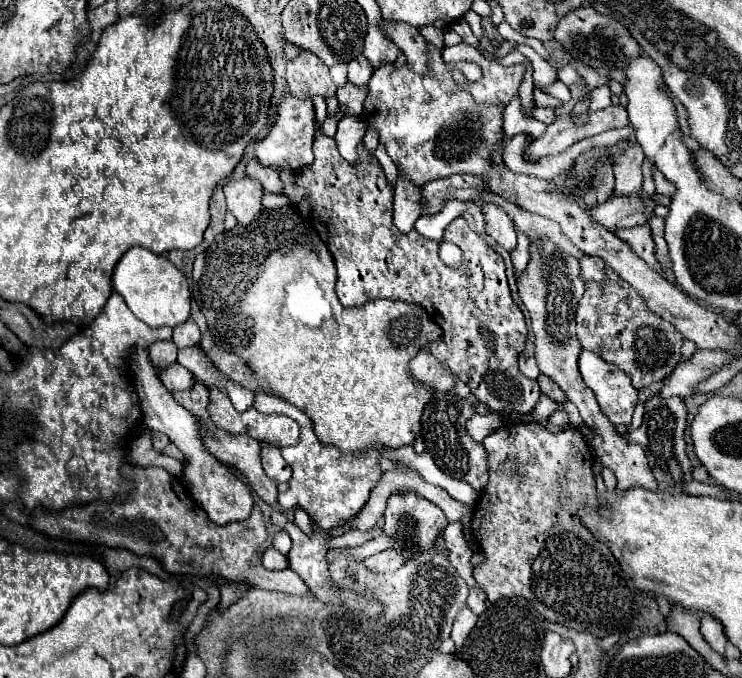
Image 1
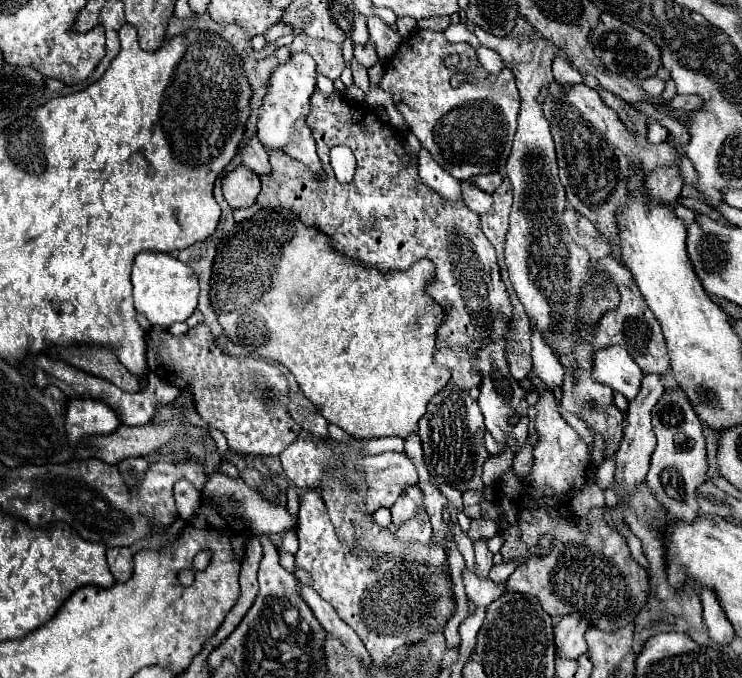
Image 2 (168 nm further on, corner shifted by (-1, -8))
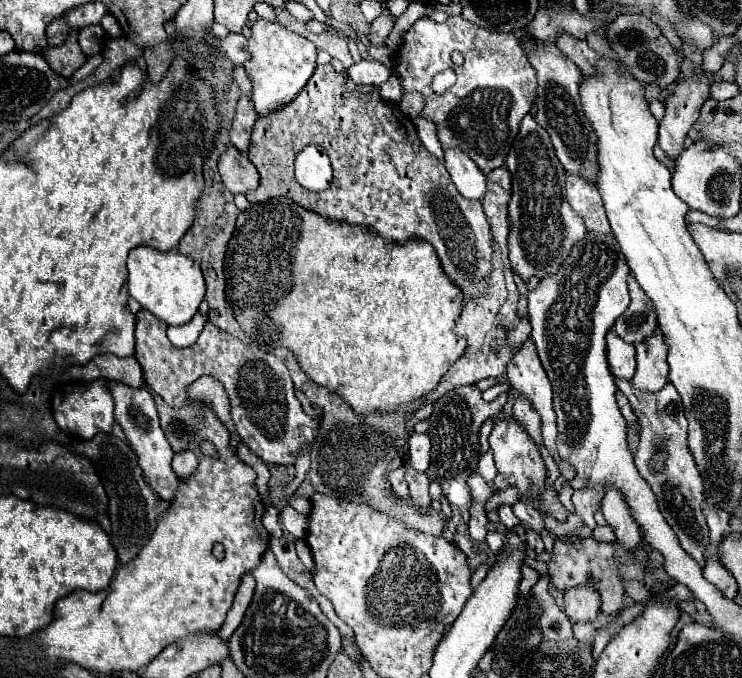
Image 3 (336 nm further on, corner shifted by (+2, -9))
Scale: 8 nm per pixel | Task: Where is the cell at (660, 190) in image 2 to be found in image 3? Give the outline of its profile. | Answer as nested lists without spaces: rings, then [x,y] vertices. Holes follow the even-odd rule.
[[[692,73],[686,81],[680,81],[666,101],[666,113],[660,121],[658,145],[676,159],[682,151],[682,141],[688,129],[698,119],[702,103],[710,97],[710,85],[714,83],[712,73]]]

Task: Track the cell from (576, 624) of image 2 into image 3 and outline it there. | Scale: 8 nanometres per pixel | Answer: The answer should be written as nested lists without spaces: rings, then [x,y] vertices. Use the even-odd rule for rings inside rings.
[[[588,579],[586,585],[568,589],[564,593],[564,613],[570,621],[592,621],[600,611],[598,589]]]

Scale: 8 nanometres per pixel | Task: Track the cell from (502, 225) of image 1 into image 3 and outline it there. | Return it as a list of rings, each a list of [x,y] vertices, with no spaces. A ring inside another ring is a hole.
[[[444,149],[446,169],[458,187],[460,195],[466,199],[482,199],[486,193],[486,177],[480,167],[464,151]]]

